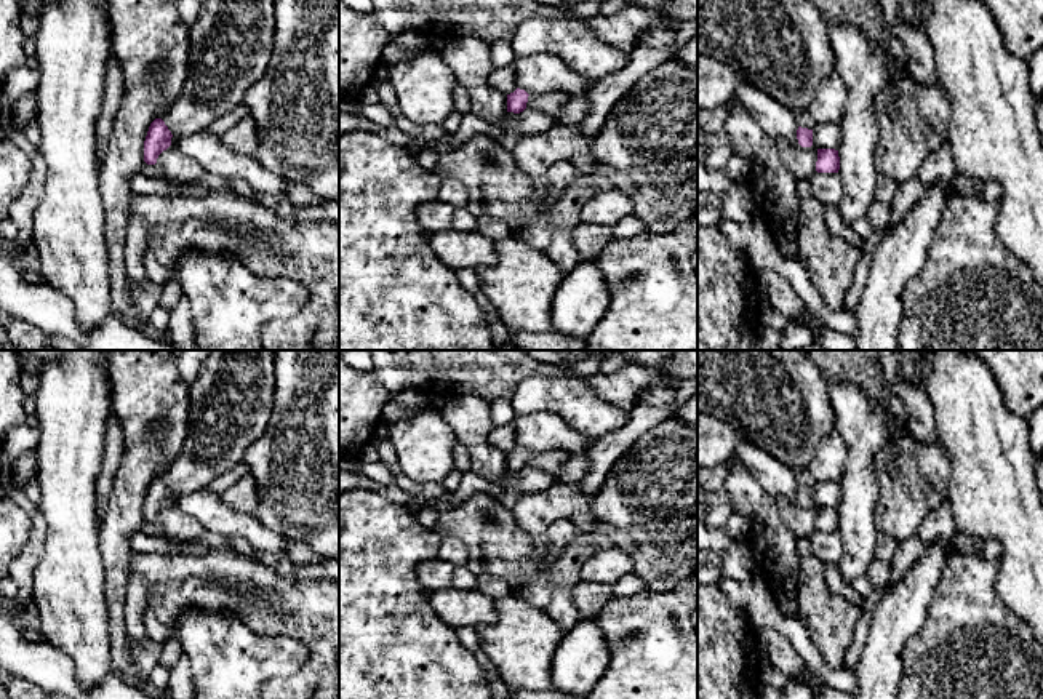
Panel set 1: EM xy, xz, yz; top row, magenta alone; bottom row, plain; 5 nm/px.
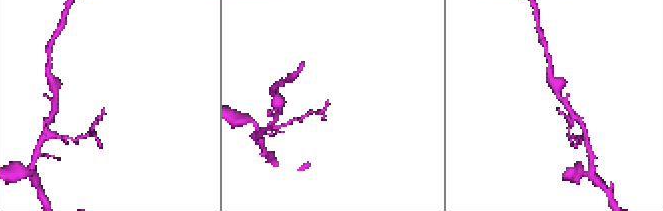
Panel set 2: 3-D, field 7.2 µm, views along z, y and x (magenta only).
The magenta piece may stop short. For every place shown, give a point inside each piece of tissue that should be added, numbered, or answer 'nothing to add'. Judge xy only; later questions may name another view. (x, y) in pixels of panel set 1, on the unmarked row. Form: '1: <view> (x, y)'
1: xy (231, 399)

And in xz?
1: xz (552, 463)

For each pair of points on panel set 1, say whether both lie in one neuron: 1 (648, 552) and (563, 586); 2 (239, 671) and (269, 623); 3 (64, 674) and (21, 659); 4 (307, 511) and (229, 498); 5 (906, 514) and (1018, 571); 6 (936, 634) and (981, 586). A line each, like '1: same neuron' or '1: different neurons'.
1: same neuron
2: different neurons
3: same neuron
4: different neurons
5: different neurons
6: same neuron

